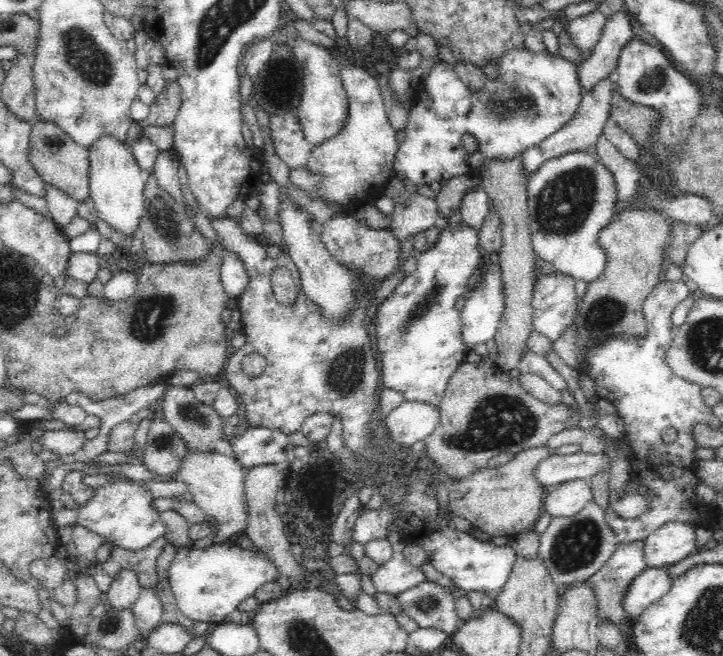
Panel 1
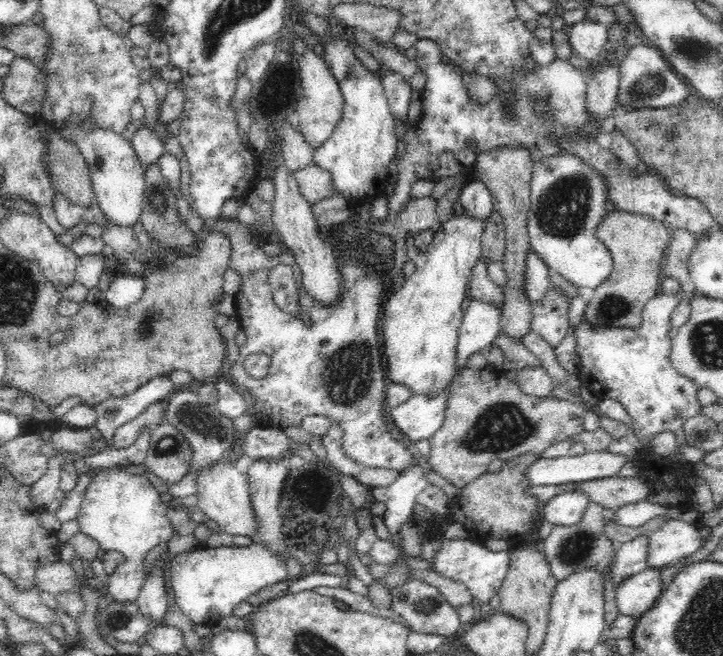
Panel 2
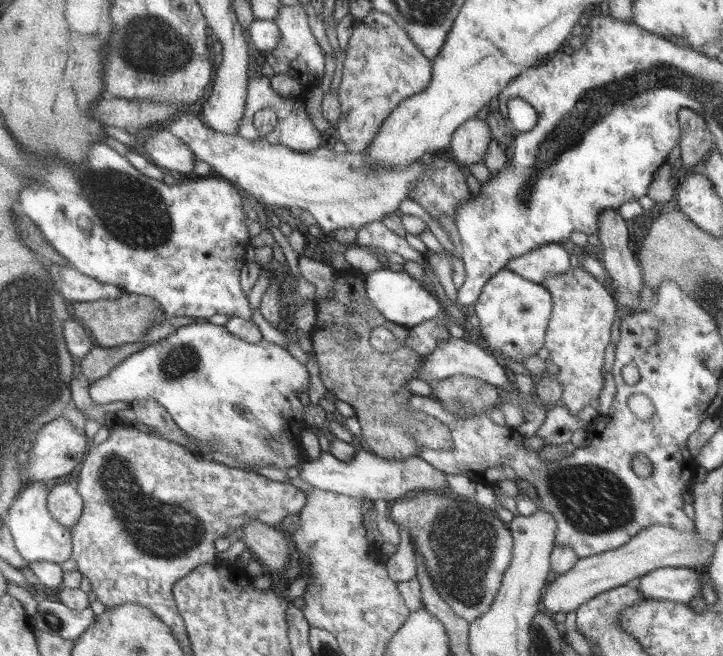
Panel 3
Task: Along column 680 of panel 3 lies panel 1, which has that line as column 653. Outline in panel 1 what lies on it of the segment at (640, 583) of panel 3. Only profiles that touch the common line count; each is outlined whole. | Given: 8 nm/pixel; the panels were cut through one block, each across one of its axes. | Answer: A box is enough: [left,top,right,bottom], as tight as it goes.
[623,566,673,620]

